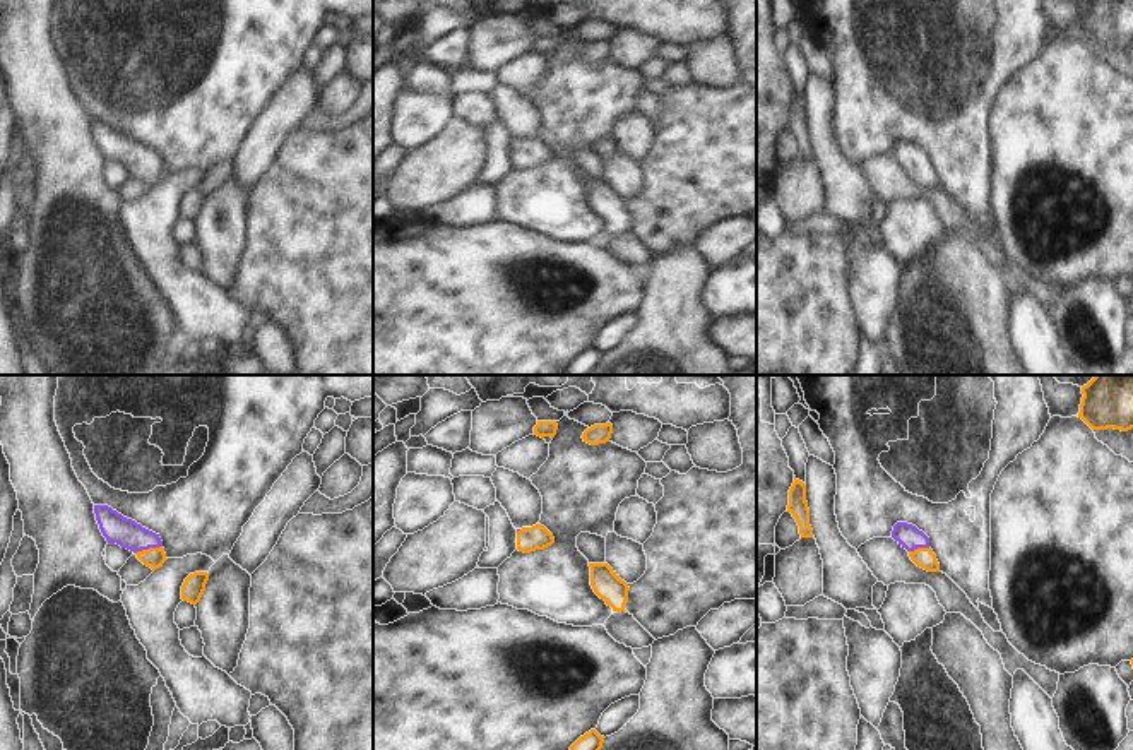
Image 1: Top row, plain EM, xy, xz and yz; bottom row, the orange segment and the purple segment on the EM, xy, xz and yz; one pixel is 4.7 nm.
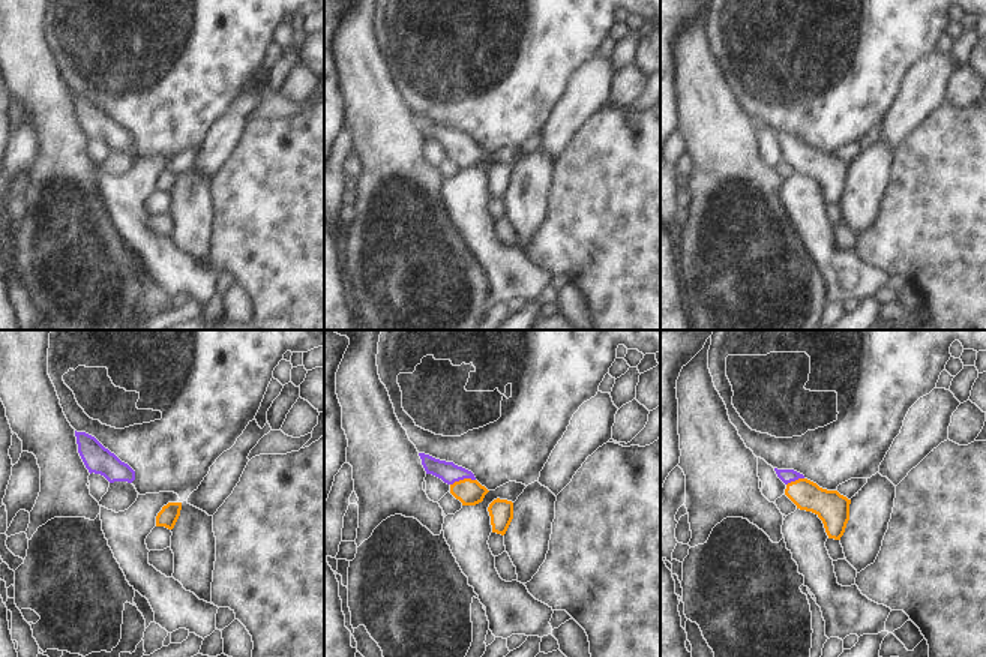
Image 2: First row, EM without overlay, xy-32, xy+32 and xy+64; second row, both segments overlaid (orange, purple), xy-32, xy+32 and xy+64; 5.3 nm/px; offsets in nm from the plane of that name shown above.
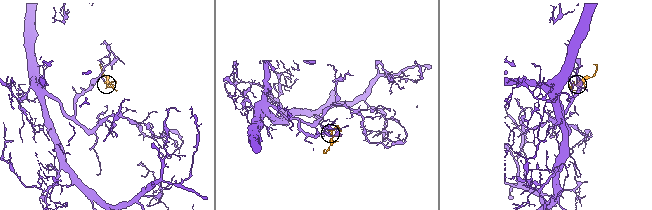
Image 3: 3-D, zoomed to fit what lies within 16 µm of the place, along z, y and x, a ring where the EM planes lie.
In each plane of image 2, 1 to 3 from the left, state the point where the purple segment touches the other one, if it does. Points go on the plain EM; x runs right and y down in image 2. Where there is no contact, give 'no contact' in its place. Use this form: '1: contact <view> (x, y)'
1: no contact
2: contact xy+32 (464, 143)
3: contact xy+64 (794, 146)

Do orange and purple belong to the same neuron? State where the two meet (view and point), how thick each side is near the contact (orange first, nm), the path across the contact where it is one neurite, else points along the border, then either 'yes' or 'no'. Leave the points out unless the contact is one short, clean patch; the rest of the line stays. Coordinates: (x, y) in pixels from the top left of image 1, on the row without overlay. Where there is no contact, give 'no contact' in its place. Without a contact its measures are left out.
meets orange in xy at (149, 165); 100 nm thick on the orange side, 140 nm on the other; runs through xy (154, 173), (149, 165), (115, 144); yes

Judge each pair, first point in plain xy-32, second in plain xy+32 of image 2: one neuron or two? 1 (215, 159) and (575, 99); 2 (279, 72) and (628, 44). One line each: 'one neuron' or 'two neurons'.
1: one neuron
2: one neuron

